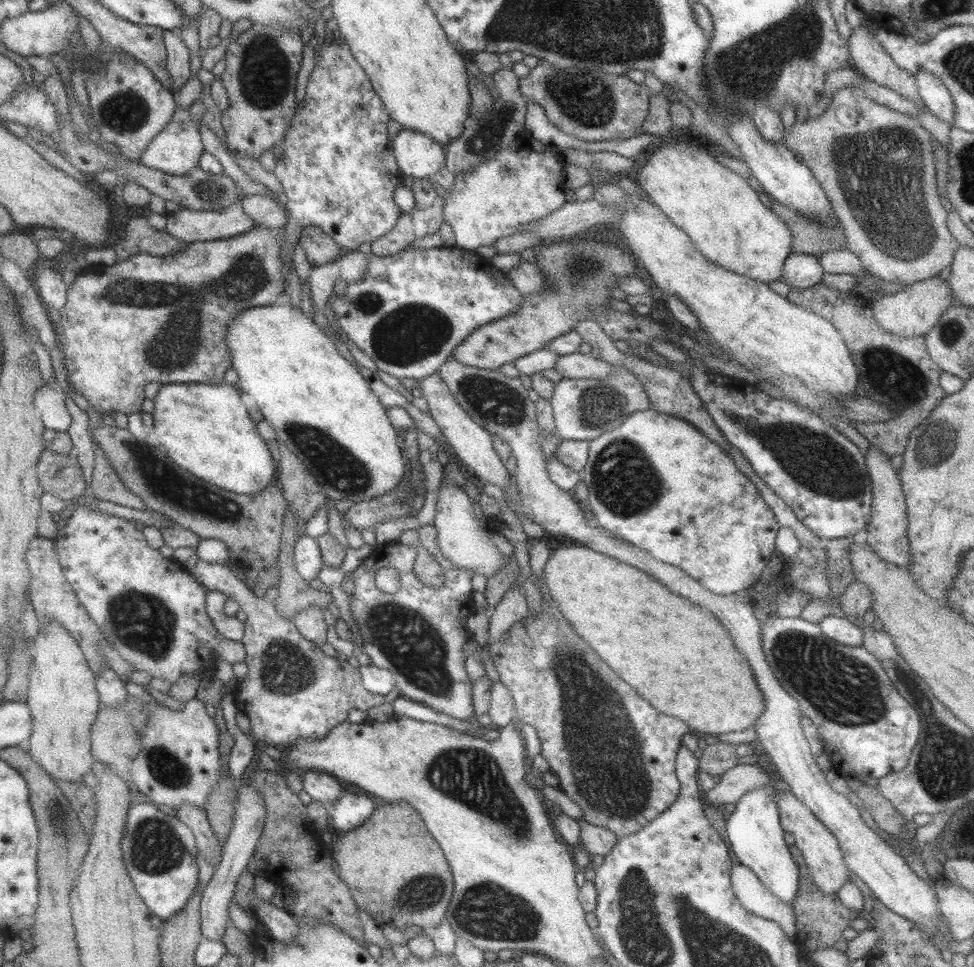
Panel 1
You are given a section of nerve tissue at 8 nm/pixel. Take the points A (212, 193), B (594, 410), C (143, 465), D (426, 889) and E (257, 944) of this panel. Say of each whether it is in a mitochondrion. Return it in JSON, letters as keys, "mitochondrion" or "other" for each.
{"A":"mitochondrion","B":"mitochondrion","C":"mitochondrion","D":"mitochondrion","E":"other"}

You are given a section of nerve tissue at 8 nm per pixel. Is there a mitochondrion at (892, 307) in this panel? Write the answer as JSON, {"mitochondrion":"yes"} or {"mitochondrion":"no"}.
{"mitochondrion":"no"}

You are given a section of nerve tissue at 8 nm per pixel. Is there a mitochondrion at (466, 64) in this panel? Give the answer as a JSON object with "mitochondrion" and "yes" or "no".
{"mitochondrion":"no"}

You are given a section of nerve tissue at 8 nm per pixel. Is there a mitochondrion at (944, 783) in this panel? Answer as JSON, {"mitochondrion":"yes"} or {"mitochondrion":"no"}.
{"mitochondrion":"yes"}

